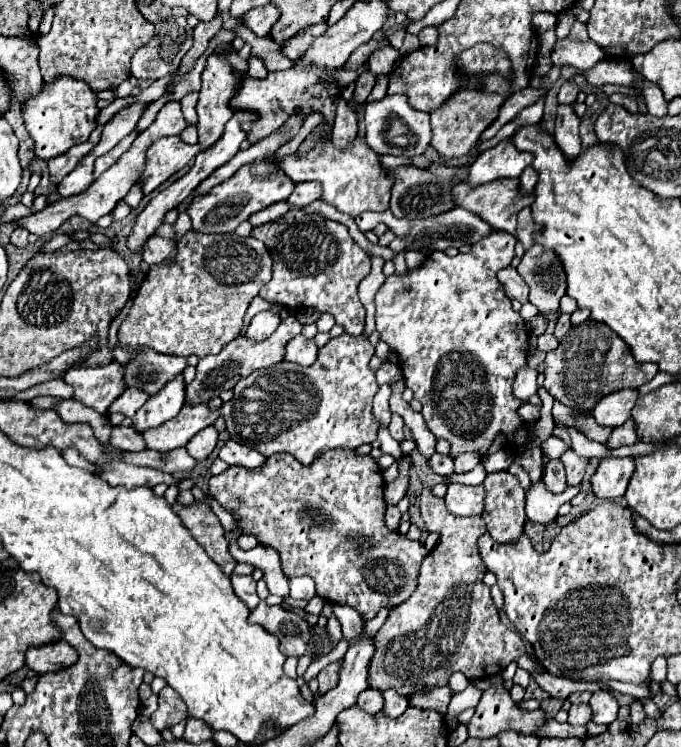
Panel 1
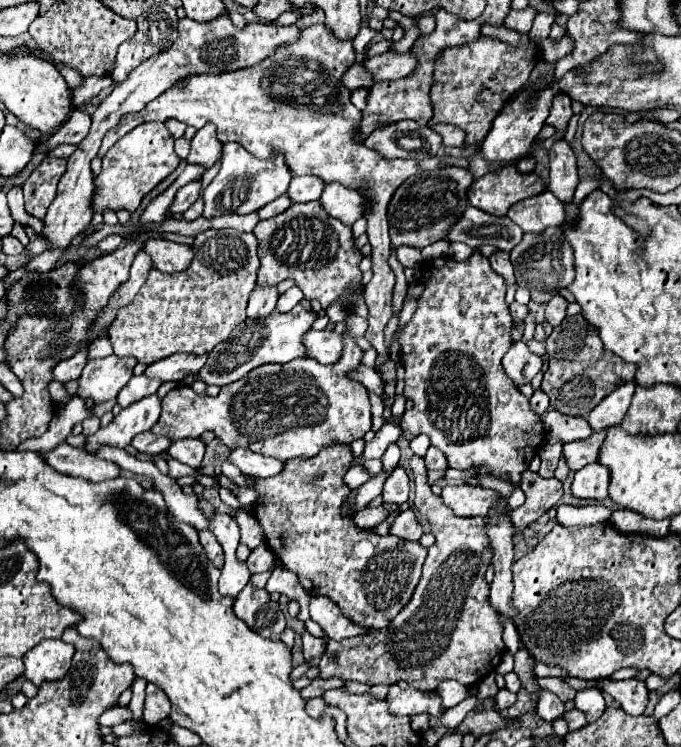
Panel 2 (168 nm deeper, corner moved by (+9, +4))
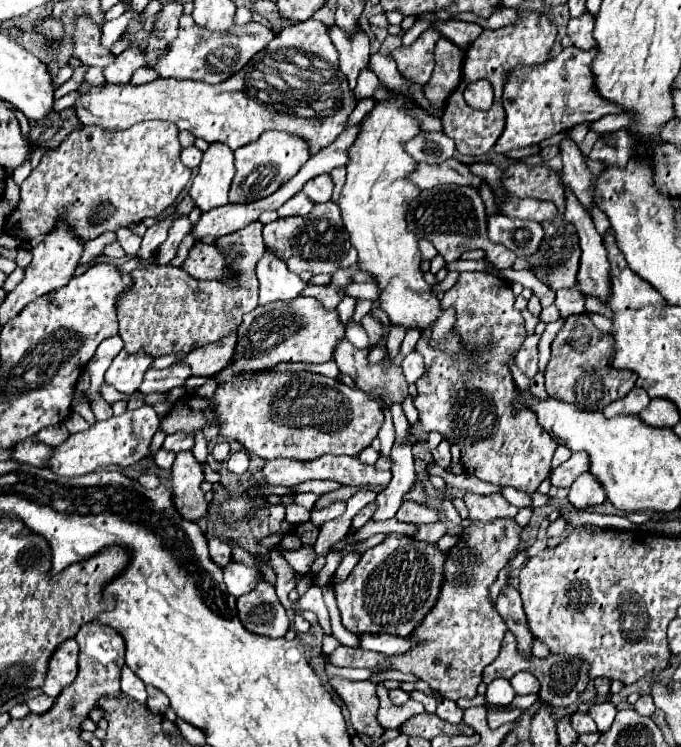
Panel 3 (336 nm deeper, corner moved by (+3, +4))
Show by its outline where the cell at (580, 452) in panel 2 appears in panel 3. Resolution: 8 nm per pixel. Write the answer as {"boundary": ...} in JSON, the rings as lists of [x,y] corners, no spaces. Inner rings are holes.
{"boundary":[[[572,454],[562,466],[552,470],[552,484],[568,488],[584,472],[588,472],[588,454]]]}

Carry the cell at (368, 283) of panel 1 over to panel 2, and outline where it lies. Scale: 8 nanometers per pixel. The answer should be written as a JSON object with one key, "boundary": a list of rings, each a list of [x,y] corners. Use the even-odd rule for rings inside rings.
{"boundary":[[[340,182],[326,184],[320,202],[326,208],[326,212],[330,212],[338,220],[346,222],[348,226],[352,226],[354,220],[358,220],[362,216],[360,194],[356,190],[350,190],[346,186],[342,186]]]}

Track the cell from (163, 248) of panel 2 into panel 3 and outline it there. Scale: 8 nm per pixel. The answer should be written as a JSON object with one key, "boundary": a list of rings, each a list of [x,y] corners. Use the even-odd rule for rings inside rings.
{"boundary":[[[196,242],[190,248],[188,258],[182,262],[180,268],[198,280],[212,280],[212,278],[226,276],[226,262],[222,254],[214,246],[208,246],[202,242]]]}

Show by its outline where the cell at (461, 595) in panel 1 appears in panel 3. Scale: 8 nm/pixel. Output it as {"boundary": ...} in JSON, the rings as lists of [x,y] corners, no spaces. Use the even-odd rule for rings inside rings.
{"boundary":[[[496,518],[486,524],[472,522],[464,528],[460,542],[446,552],[440,598],[436,600],[436,606],[432,606],[430,614],[424,616],[424,622],[408,636],[408,640],[414,642],[408,652],[386,656],[362,648],[338,646],[328,660],[334,666],[368,670],[388,662],[388,670],[410,672],[428,682],[432,690],[440,690],[450,700],[474,698],[476,688],[482,682],[484,668],[496,660],[504,634],[508,632],[506,622],[492,606],[490,586],[496,582],[498,572],[510,562],[510,558],[524,552],[522,530],[524,528],[512,518]]]}

